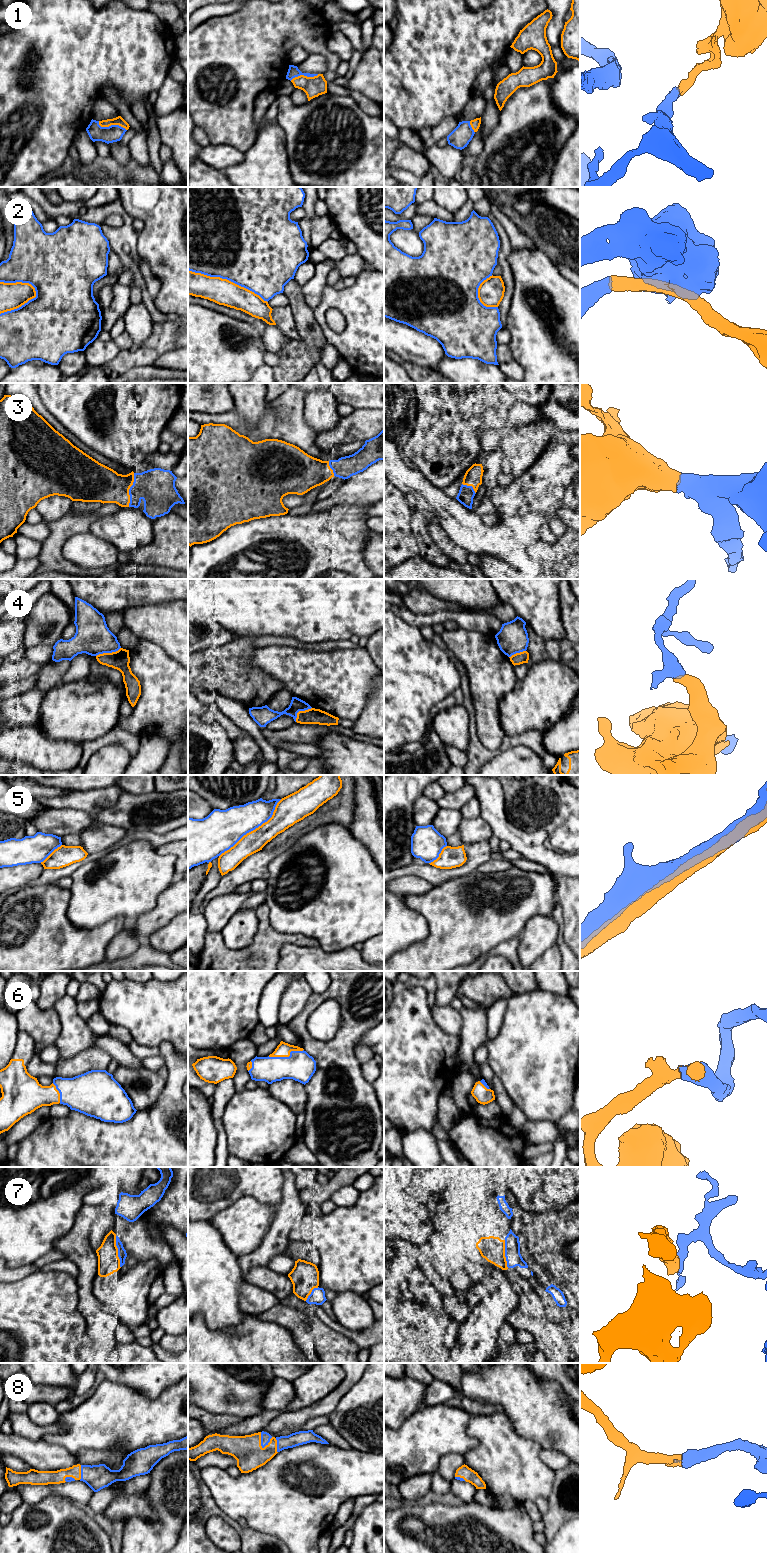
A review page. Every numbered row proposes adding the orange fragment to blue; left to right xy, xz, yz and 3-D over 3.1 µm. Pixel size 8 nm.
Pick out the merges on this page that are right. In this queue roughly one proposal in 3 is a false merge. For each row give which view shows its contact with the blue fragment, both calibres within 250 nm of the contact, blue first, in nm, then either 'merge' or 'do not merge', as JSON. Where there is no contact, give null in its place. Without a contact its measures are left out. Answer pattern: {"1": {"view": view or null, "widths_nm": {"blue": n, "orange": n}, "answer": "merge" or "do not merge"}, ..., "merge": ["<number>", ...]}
{"1": {"view": "xy", "widths_nm": {"blue": 140, "orange": 70}, "answer": "merge"}, "2": {"view": "xz", "widths_nm": {"blue": 500, "orange": 200}, "answer": "merge"}, "3": {"view": "xy", "widths_nm": {"blue": 300, "orange": 300}, "answer": "merge"}, "4": {"view": "xy", "widths_nm": {"blue": 280, "orange": 150}, "answer": "do not merge"}, "5": {"view": "xz", "widths_nm": {"blue": 320, "orange": 170}, "answer": "merge"}, "6": {"view": "xz", "widths_nm": {"blue": 240, "orange": 110}, "answer": "merge"}, "7": {"view": "xy", "widths_nm": {"blue": 70, "orange": 180}, "answer": "do not merge"}, "8": {"view": "xz", "widths_nm": {"blue": 80, "orange": 240}, "answer": "merge"}, "merge": ["1", "2", "3", "5", "6", "8"]}

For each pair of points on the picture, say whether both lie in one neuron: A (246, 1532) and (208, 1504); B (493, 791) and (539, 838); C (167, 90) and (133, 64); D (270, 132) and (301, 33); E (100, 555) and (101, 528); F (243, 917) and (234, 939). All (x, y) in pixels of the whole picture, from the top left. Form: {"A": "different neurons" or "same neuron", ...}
{"A": "same neuron", "B": "same neuron", "C": "different neurons", "D": "different neurons", "E": "different neurons", "F": "same neuron"}

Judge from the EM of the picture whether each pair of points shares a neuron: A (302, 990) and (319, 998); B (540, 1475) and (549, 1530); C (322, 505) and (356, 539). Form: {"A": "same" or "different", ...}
{"A": "different", "B": "different", "C": "different"}

